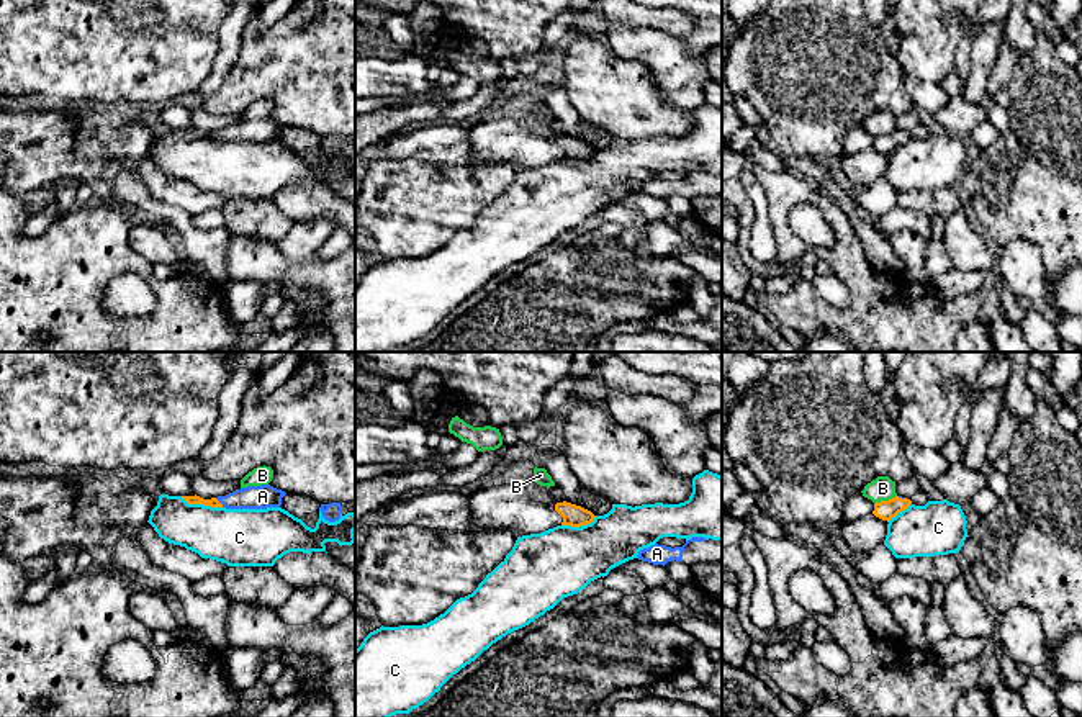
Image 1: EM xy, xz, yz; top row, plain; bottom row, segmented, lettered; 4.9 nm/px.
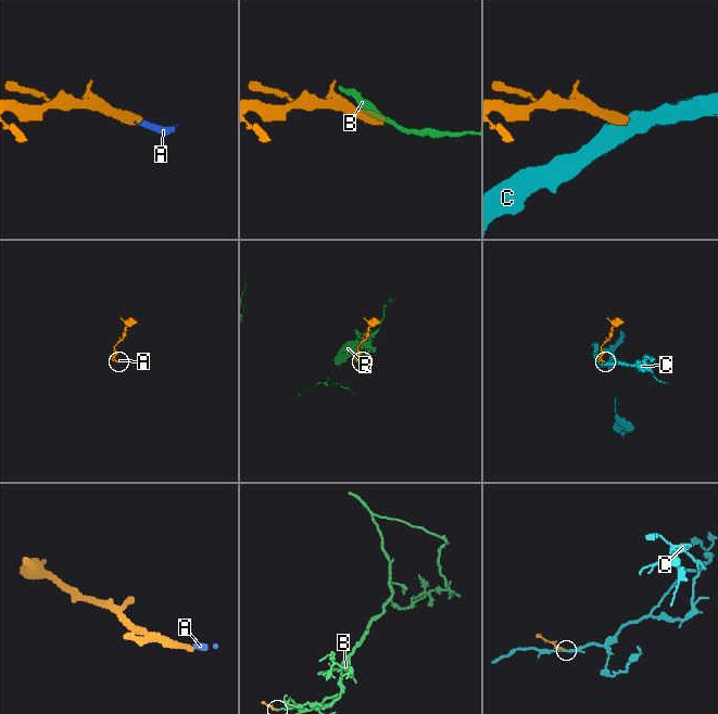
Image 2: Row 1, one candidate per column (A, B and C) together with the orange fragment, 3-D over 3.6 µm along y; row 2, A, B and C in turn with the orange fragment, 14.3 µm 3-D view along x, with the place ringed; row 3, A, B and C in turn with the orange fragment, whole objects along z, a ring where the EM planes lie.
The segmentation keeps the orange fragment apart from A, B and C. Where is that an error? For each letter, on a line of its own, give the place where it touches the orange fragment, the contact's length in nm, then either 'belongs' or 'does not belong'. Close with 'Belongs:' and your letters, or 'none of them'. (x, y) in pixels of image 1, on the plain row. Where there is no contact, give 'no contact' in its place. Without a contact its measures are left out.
A: xy (220, 136) | 60 nm | belongs
B: yz (884, 135) | 120 nm | does not belong
C: xy (202, 136) | 220 nm | does not belong
Belongs: A

